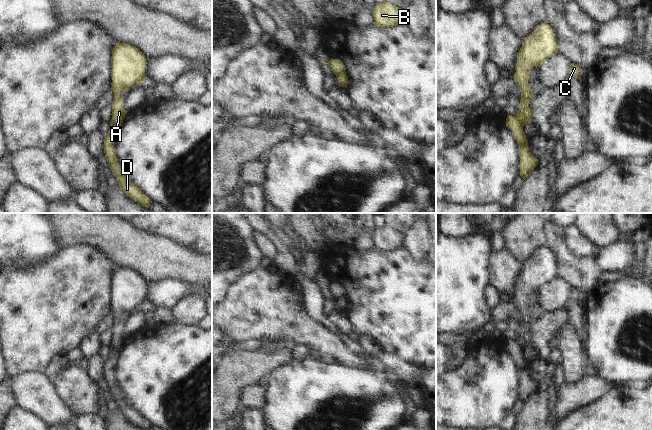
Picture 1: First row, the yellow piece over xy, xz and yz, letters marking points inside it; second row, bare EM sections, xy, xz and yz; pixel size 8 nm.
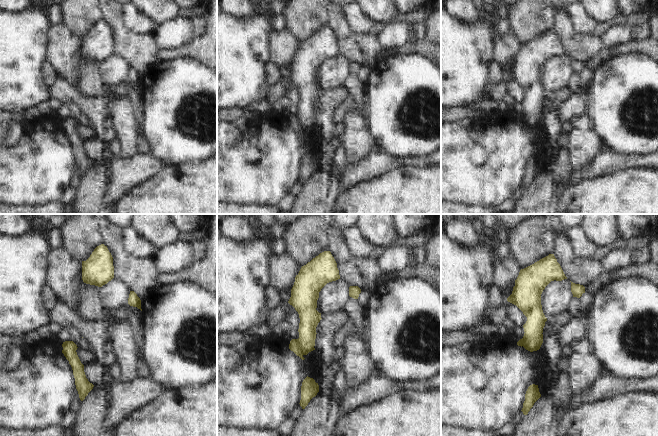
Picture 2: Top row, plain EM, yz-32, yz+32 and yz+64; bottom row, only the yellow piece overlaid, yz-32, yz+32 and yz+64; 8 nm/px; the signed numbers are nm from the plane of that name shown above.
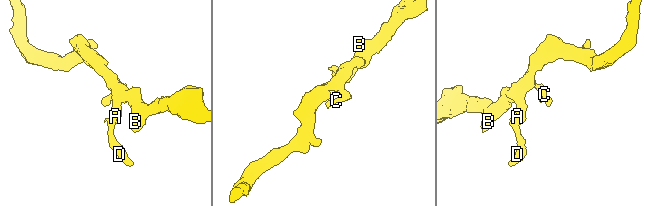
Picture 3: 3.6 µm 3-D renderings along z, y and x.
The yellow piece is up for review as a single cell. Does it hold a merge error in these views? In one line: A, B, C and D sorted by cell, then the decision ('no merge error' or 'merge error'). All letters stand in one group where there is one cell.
A B C / D | merge error

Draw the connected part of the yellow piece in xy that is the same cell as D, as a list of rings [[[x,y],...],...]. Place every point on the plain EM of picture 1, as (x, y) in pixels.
[[[112,345],[109,347],[110,354],[104,360],[104,377],[110,393],[112,394],[113,400],[116,402],[120,413],[126,418],[127,421],[142,430],[150,430],[152,425],[124,399],[117,385],[114,369],[119,351]]]

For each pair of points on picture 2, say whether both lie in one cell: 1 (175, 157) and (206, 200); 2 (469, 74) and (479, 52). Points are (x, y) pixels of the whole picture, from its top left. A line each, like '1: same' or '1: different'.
1: different
2: same

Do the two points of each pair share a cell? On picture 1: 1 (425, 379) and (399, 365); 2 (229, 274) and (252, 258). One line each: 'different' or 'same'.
1: same
2: same

